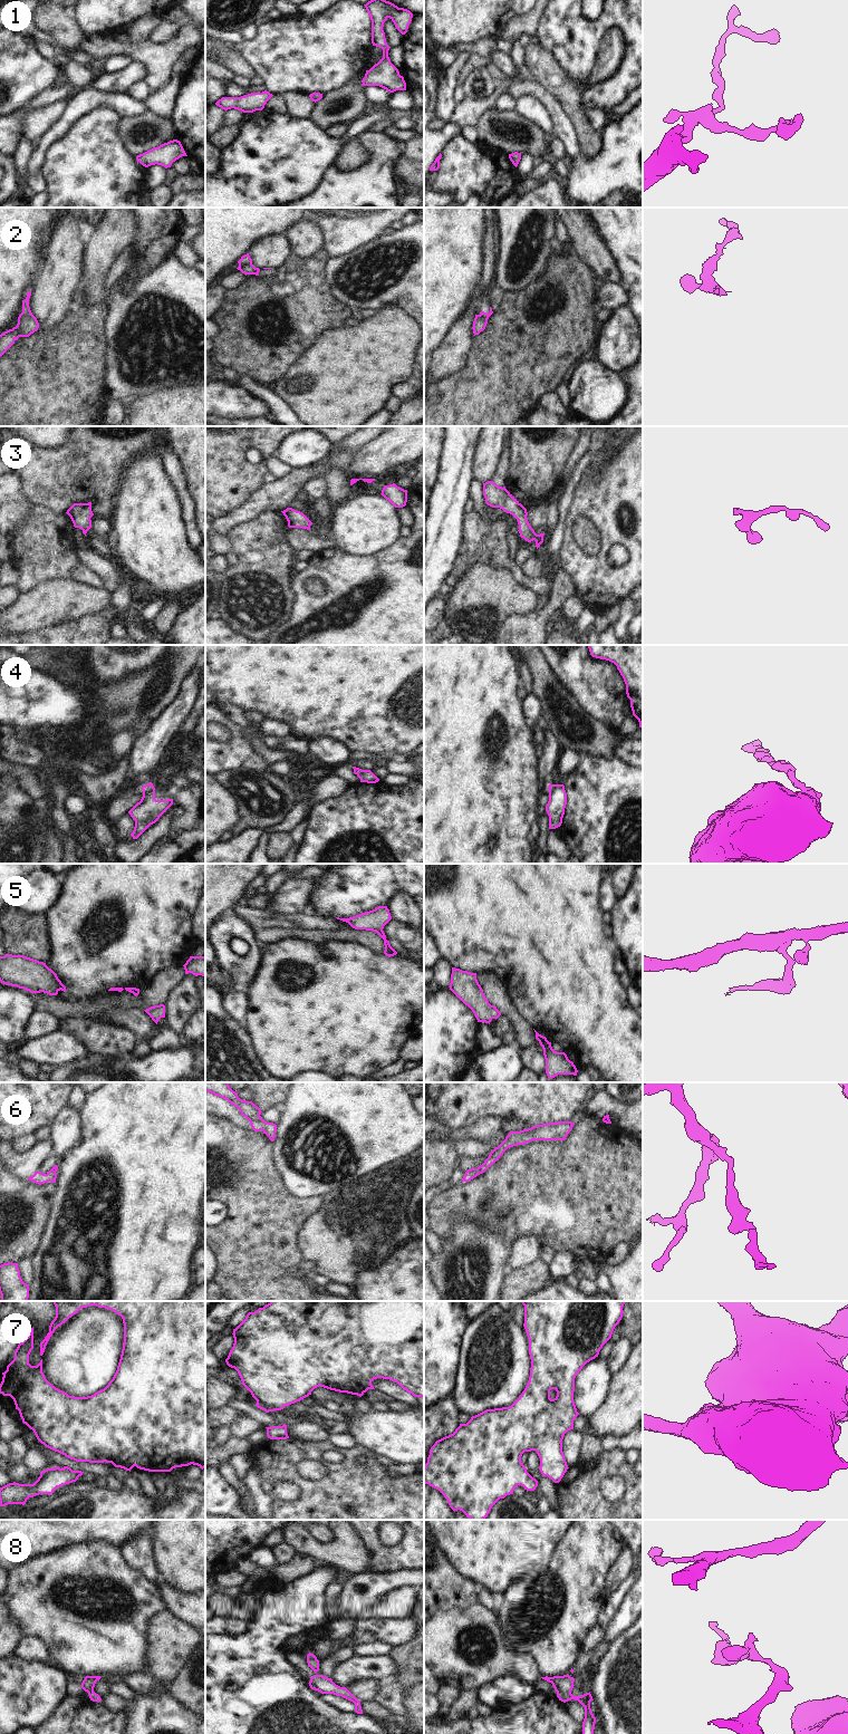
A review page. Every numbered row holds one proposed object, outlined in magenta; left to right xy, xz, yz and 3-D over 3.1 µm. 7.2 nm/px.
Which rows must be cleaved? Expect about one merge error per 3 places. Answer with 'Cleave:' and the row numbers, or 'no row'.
Cleave: 2

